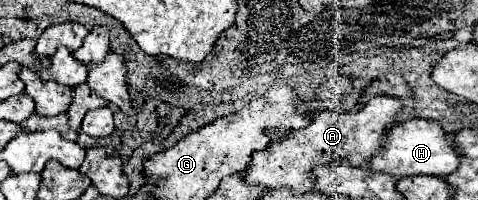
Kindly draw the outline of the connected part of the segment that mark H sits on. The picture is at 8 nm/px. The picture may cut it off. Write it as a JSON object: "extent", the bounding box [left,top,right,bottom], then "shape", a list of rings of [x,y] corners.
{"extent":[370,119,460,177],"shape":[[[410,119],[404,123],[394,125],[386,139],[382,149],[370,159],[370,169],[390,173],[394,177],[410,177],[410,175],[438,175],[446,177],[448,173],[454,173],[460,167],[460,153],[456,151],[454,141],[448,133],[444,133],[442,125],[438,121],[426,121],[426,119]]]}

